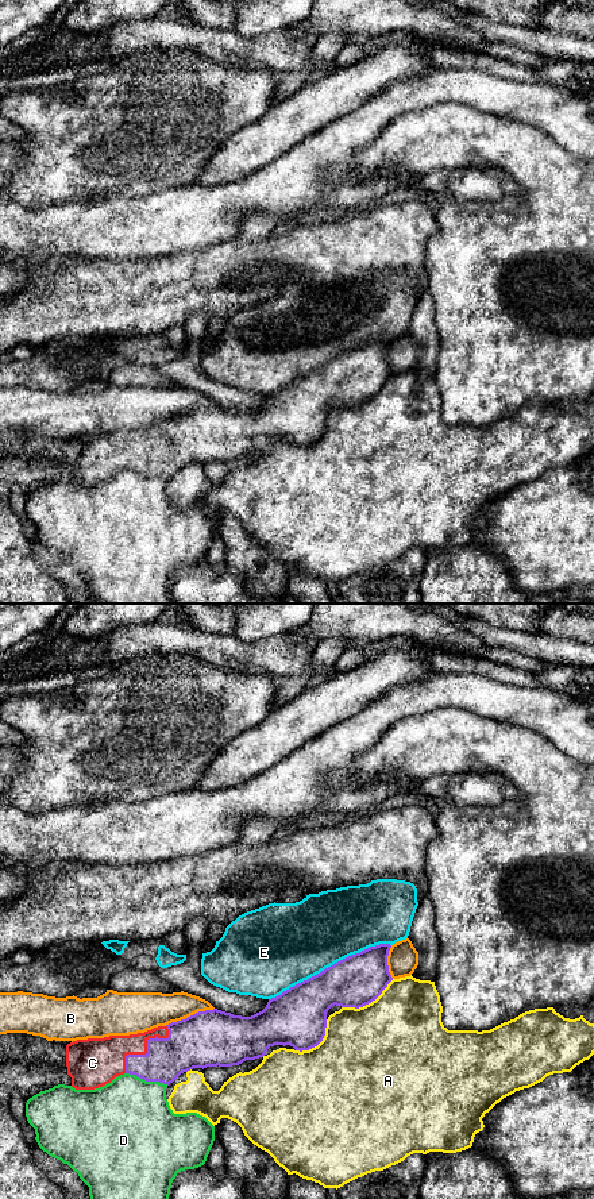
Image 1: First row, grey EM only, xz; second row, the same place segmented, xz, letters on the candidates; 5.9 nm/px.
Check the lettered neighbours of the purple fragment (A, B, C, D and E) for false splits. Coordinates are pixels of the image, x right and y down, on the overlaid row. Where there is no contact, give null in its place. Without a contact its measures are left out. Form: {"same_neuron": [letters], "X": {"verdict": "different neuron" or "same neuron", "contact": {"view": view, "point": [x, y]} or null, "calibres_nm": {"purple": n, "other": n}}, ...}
{"same_neuron": ["C"], "A": {"verdict": "different neuron", "contact": {"view": "xz", "point": [367, 1003]}, "calibres_nm": {"purple": 300, "other": 500}}, "B": {"verdict": "different neuron", "contact": {"view": "xz", "point": [191, 1016]}, "calibres_nm": {"purple": 340, "other": 220}}, "C": {"verdict": "same neuron", "contact": {"view": "xz", "point": [147, 1049]}, "calibres_nm": {"purple": 280, "other": 220}}, "D": {"verdict": "different neuron", "contact": {"view": "xz", "point": [147, 1080]}, "calibres_nm": {"purple": 240, "other": 480}}, "E": {"verdict": "different neuron", "contact": {"view": "xz", "point": [331, 966]}, "calibres_nm": {"purple": 300, "other": 460}}}

